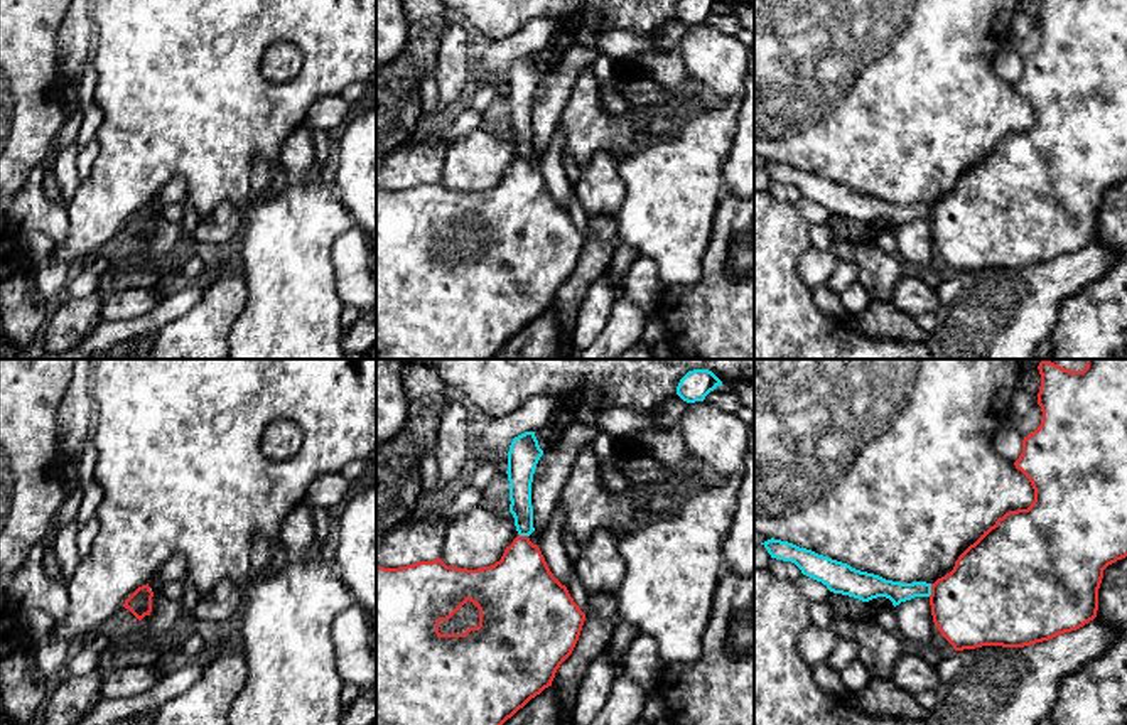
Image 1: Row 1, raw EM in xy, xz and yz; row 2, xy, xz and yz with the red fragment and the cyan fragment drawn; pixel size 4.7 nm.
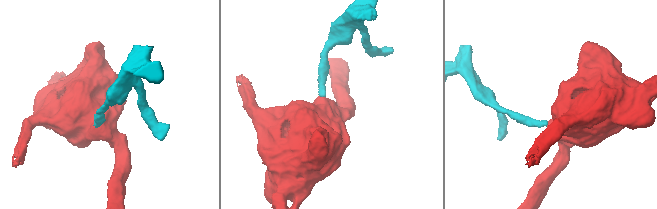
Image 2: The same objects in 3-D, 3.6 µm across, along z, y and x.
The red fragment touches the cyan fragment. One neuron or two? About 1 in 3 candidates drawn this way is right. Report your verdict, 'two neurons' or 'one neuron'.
two neurons

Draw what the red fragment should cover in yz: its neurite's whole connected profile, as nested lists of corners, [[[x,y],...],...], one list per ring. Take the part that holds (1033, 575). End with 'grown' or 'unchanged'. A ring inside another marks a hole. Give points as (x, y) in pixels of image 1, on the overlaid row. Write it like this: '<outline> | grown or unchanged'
[[[1085,359],[1083,371],[1070,371],[1051,361],[1041,361],[1038,369],[1041,386],[1038,405],[1043,411],[1041,425],[1024,437],[1022,454],[1014,462],[1034,489],[1034,501],[1027,509],[1009,511],[995,521],[984,534],[970,545],[955,561],[950,573],[931,583],[931,615],[941,636],[955,651],[975,649],[982,646],[1024,647],[1049,641],[1060,634],[1076,631],[1093,620],[1098,610],[1098,588],[1103,570],[1127,556],[1127,359]]] | unchanged

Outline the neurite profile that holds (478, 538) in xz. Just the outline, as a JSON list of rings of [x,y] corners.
[[[481,506],[457,513],[444,533],[440,560],[447,567],[477,570],[501,560],[504,550],[518,536],[510,511],[493,511]]]

